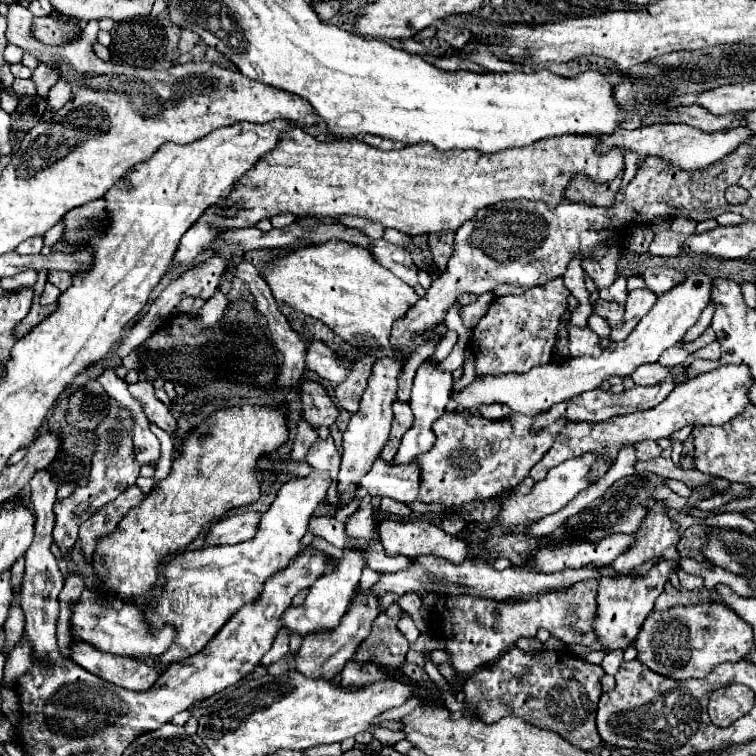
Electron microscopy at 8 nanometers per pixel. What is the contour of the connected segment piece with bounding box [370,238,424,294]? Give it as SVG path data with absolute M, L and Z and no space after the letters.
M380 238L380 240L372 240L370 252L376 256L376 260L382 266L390 268L398 278L402 278L406 284L416 288L418 294L424 294L424 290L418 284L418 268L412 262L412 254L406 248L394 246L394 244L386 242L384 238Z

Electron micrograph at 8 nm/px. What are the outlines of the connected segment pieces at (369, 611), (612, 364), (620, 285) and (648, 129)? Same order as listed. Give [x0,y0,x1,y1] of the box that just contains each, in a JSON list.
[[294,592,380,678],[454,272,714,414],[598,276,628,304],[600,124,744,170]]

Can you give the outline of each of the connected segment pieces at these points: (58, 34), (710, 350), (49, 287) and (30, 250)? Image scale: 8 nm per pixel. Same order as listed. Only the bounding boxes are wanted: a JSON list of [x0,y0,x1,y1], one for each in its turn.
[[34,14,82,44],[693,340,721,359],[40,282,60,305],[16,236,44,254]]

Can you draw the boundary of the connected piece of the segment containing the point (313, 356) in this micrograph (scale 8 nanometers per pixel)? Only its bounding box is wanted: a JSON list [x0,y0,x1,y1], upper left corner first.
[306,340,350,384]

